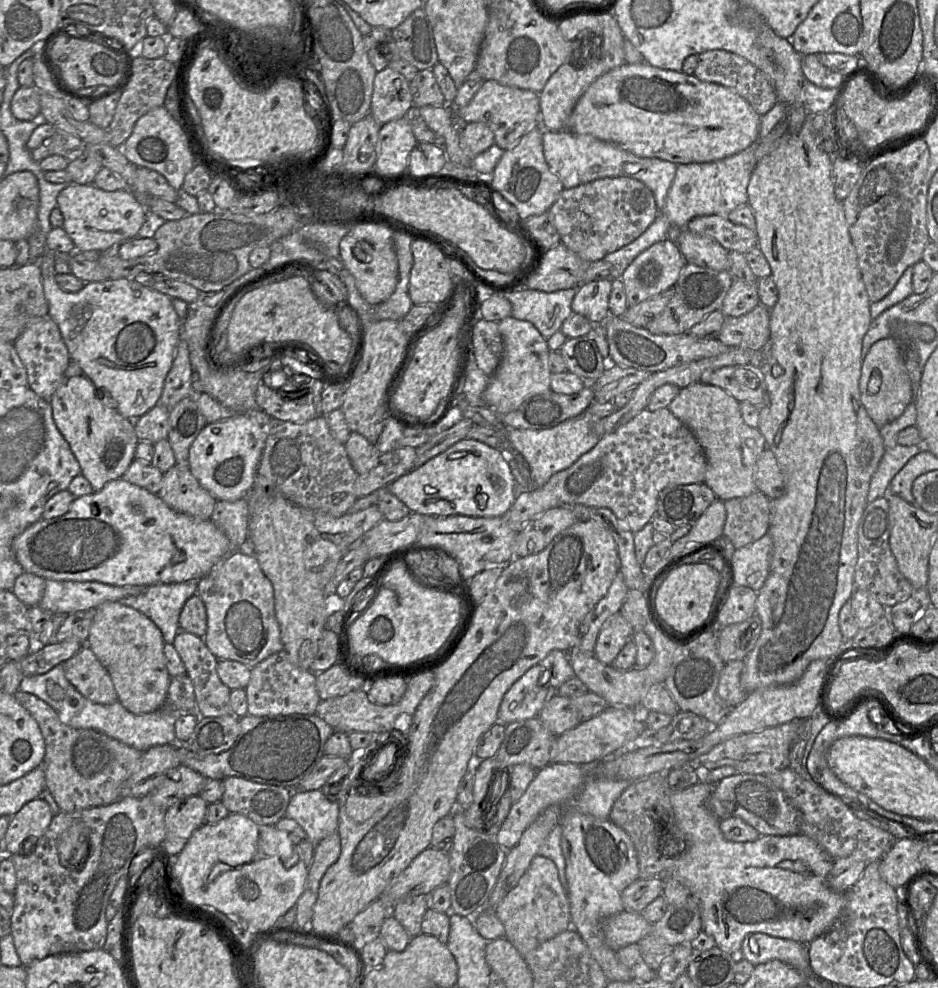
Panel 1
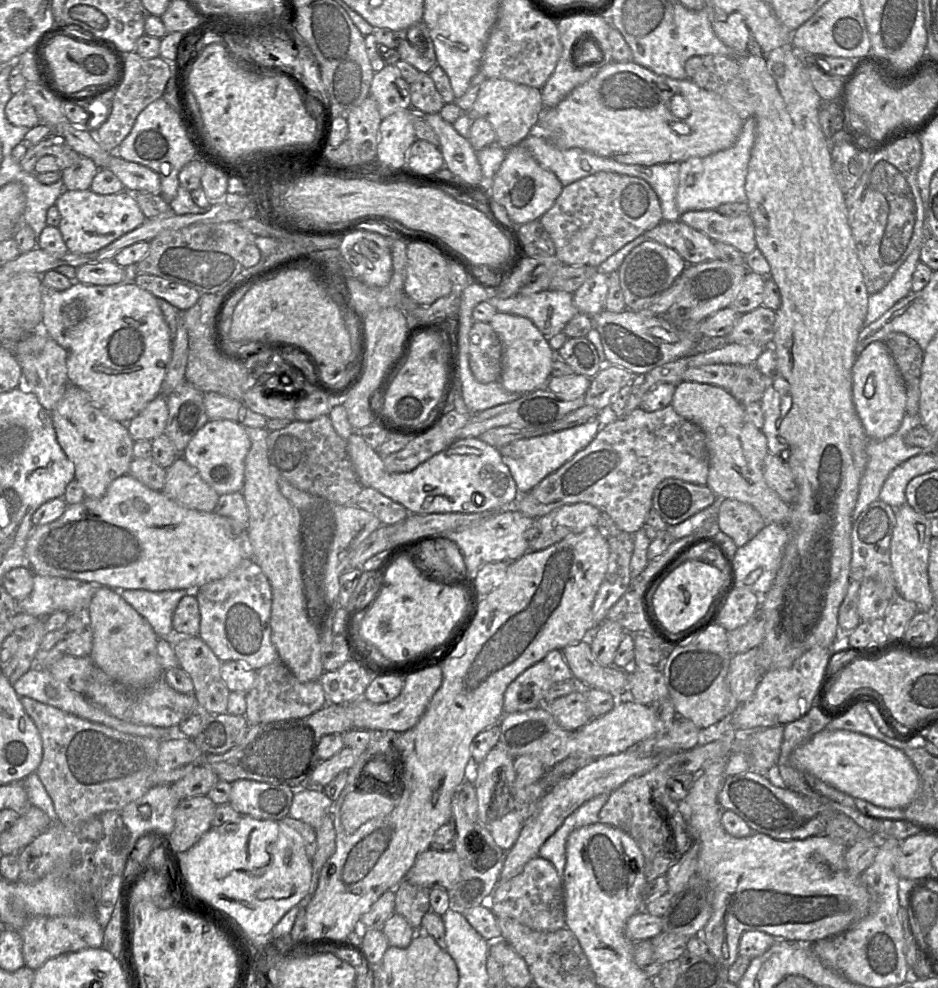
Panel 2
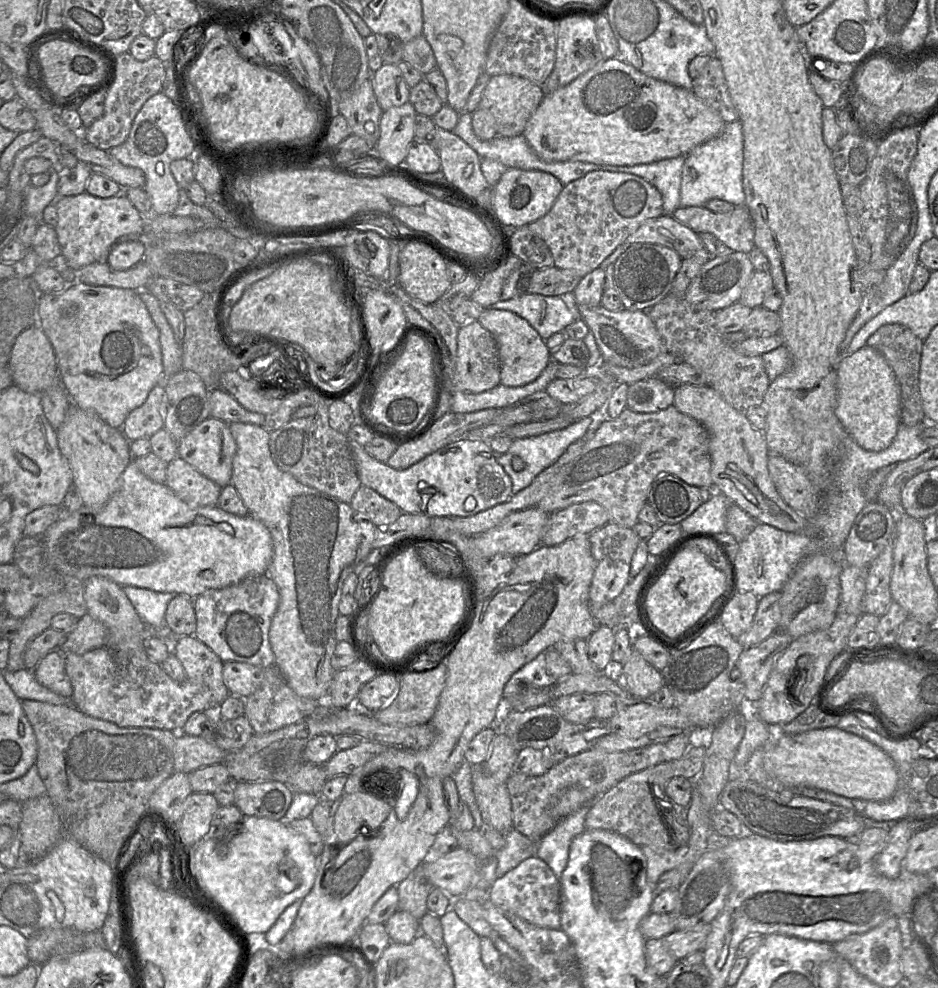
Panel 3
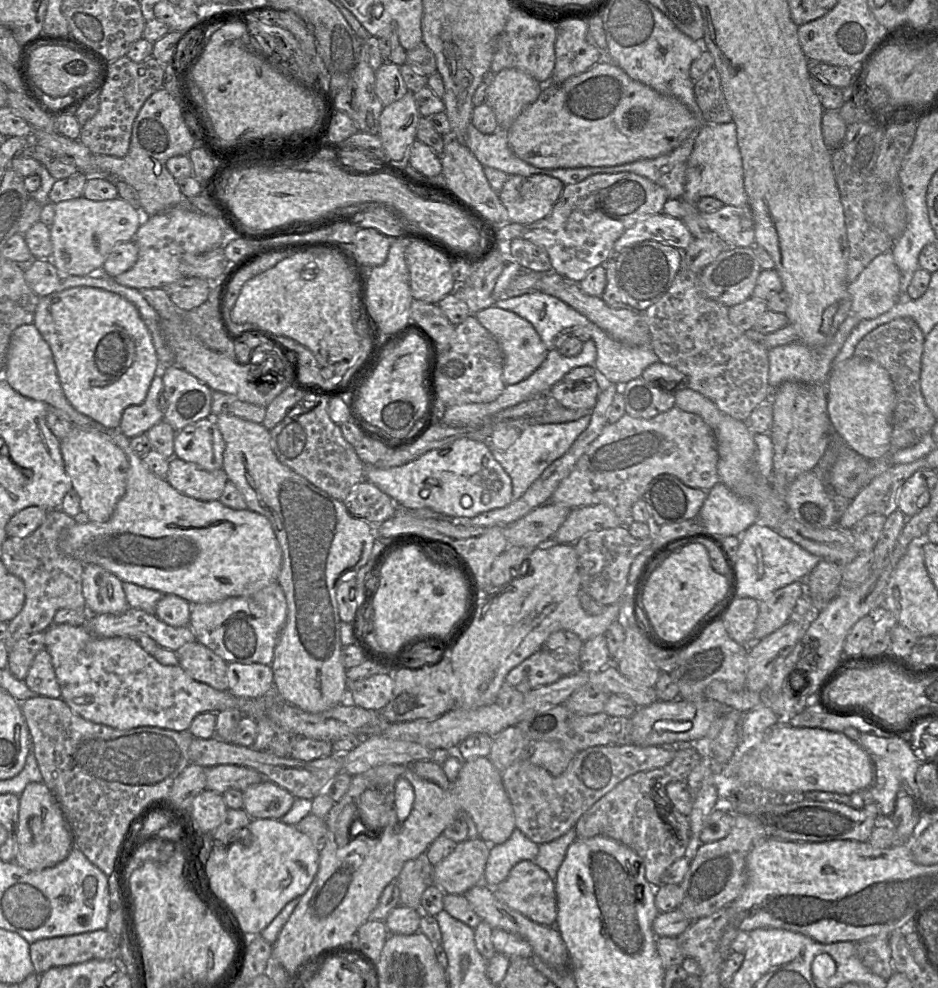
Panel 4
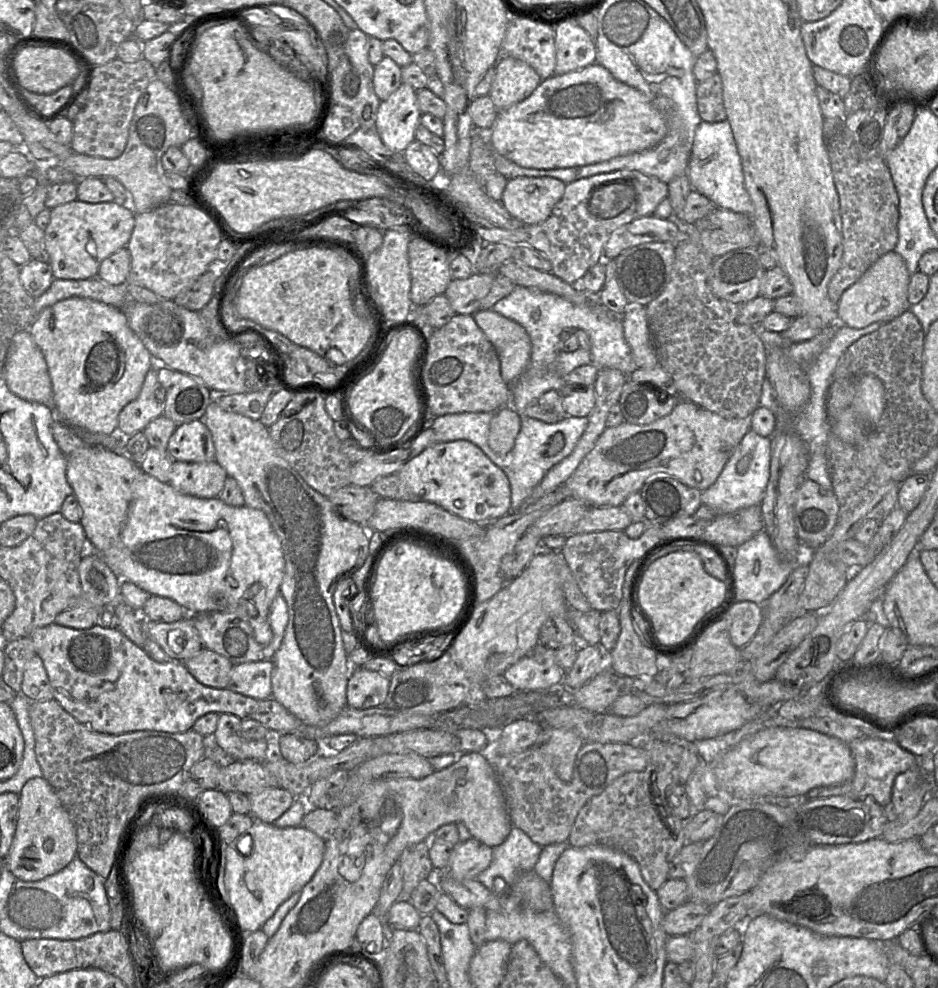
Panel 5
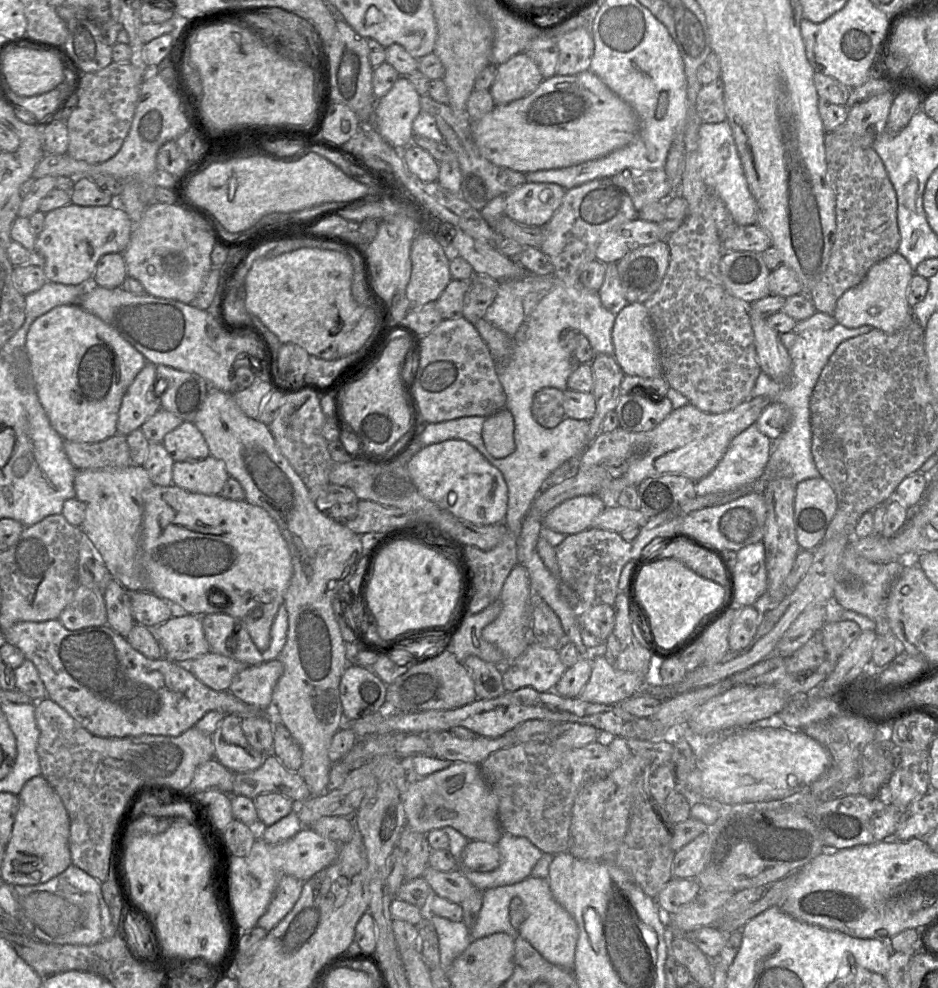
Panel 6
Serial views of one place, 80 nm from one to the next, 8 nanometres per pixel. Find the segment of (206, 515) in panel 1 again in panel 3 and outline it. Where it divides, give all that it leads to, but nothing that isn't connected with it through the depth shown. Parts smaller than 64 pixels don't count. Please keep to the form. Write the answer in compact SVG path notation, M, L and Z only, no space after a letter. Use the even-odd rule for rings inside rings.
M179 456L167 465L165 485L191 506L215 506L222 490Z

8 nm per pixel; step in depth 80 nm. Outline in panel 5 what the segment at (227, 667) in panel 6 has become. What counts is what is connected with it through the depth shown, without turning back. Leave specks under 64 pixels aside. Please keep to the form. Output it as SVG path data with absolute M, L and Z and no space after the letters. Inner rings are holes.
M204 647L183 663L201 684L217 689L228 687L233 663L222 655Z

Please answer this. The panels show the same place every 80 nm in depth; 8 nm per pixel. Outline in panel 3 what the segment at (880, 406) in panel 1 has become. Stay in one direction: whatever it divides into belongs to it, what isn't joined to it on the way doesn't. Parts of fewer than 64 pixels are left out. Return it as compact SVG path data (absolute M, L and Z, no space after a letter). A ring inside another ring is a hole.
M868 345L844 356L837 369L836 388L835 414L846 432L865 450L879 452L889 447L901 423L901 390L886 359Z

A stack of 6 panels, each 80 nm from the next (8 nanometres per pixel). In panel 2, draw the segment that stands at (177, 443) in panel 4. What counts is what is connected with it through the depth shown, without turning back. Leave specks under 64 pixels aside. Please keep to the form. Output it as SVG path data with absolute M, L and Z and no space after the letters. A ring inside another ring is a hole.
M209 419L191 438L182 456L219 495L239 492L244 483L245 457L251 446L245 427L228 419Z

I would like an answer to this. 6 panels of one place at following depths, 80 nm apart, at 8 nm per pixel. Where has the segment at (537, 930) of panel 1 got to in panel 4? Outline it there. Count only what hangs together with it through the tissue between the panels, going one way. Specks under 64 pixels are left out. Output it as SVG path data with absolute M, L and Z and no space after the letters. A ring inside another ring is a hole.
M523 860L517 863L508 876L493 888L497 899L528 919L543 926L555 927L557 919L557 898L555 882L547 872L534 861Z

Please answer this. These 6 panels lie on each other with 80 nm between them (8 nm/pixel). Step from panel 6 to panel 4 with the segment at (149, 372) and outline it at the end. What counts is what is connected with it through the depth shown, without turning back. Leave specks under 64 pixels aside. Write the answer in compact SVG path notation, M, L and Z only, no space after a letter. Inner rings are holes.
M155 375L145 400L139 405L130 405L124 409L118 429L128 439L146 433L163 420L165 409L163 381L161 375Z

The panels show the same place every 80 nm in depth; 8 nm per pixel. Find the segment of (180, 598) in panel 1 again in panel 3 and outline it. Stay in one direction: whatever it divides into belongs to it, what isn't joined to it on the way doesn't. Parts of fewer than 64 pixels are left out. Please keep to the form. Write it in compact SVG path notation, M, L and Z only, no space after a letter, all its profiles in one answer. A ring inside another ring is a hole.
M134 586L122 587L136 612L148 627L165 627L165 612L167 605L179 594L157 592Z

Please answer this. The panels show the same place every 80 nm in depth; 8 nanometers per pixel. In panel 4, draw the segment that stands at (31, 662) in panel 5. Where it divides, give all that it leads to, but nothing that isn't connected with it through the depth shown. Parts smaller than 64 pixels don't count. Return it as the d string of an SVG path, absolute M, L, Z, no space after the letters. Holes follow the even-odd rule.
M45 649L36 654L24 681L38 696L55 699L61 696L51 656Z

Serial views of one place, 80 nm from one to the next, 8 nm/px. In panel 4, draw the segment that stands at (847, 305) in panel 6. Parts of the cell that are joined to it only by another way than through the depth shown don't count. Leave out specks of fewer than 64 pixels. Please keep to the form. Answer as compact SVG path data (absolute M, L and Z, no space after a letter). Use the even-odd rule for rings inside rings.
M891 251L875 257L855 281L848 284L847 290L852 299L851 314L861 320L877 318L897 304L901 300L900 273Z

